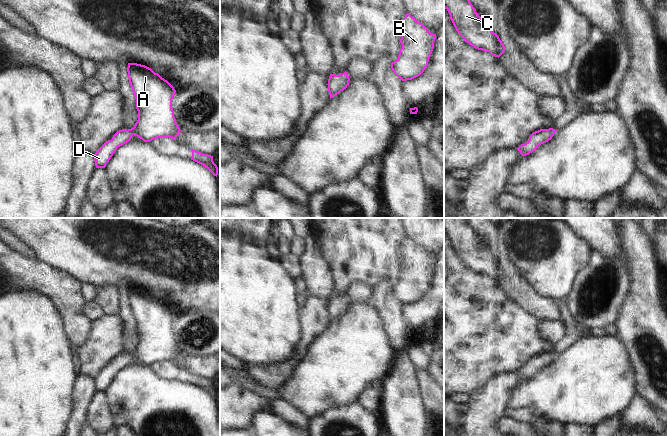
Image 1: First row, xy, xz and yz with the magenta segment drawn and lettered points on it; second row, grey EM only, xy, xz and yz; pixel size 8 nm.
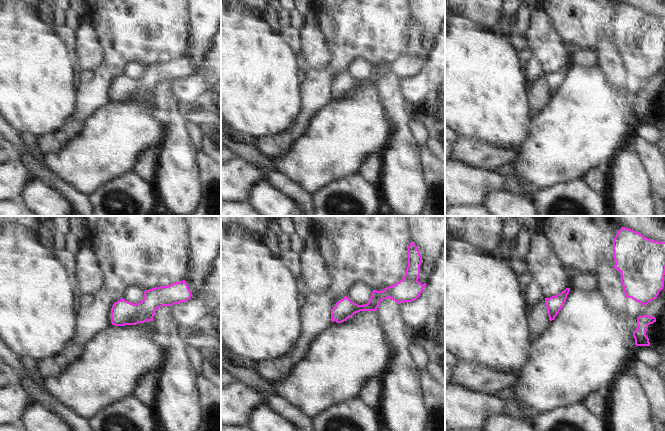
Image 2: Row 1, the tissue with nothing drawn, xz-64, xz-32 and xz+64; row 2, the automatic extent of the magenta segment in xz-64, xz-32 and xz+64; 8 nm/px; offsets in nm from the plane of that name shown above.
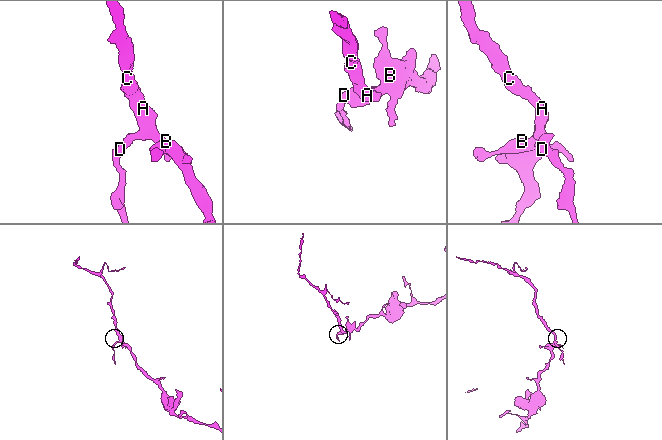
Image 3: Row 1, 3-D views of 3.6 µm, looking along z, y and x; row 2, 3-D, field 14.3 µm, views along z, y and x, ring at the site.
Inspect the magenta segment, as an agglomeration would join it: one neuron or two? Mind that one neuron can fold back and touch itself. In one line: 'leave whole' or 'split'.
leave whole

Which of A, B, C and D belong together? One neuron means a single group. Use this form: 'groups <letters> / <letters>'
groups A B C D

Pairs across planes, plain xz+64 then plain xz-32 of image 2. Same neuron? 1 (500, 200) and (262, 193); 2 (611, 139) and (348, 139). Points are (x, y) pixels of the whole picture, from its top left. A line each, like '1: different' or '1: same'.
1: same
2: same

